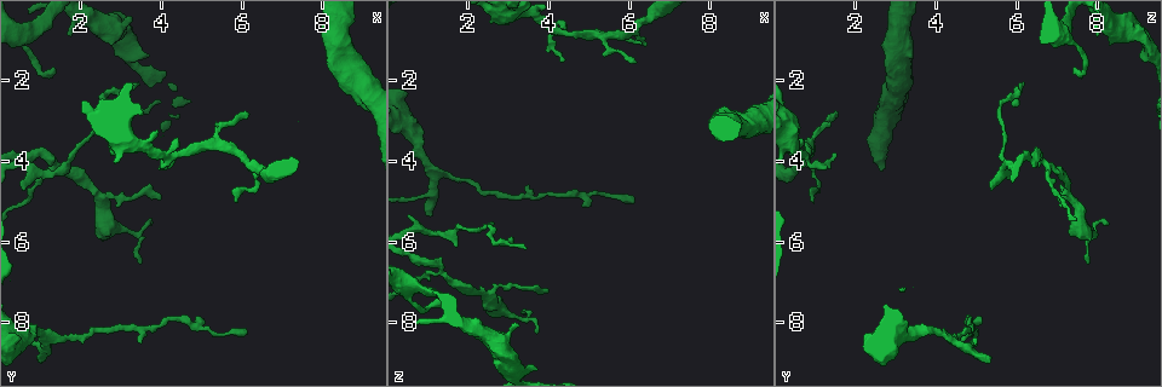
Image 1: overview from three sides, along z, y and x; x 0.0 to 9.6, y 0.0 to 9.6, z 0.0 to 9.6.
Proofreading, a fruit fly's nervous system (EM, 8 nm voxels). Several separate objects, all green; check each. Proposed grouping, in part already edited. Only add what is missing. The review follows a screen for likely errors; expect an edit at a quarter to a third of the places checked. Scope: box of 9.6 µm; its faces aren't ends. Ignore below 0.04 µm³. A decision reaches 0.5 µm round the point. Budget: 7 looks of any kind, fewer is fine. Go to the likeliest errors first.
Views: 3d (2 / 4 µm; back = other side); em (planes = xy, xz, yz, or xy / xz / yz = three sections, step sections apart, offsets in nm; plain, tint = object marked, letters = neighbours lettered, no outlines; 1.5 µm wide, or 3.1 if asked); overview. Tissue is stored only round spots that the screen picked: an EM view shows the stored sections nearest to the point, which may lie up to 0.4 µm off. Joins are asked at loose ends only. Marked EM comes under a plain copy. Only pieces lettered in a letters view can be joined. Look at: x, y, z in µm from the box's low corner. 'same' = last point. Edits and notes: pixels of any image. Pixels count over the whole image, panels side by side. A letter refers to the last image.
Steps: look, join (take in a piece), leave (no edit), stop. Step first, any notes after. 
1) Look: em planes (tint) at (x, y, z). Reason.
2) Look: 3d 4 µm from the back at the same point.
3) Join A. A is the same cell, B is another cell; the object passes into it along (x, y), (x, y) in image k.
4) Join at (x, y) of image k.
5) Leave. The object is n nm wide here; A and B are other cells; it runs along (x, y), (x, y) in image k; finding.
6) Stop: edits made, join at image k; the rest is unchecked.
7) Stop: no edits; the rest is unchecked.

Look: em planes (letters) at (1.00, 8.95, 5.30). Branch stops here.

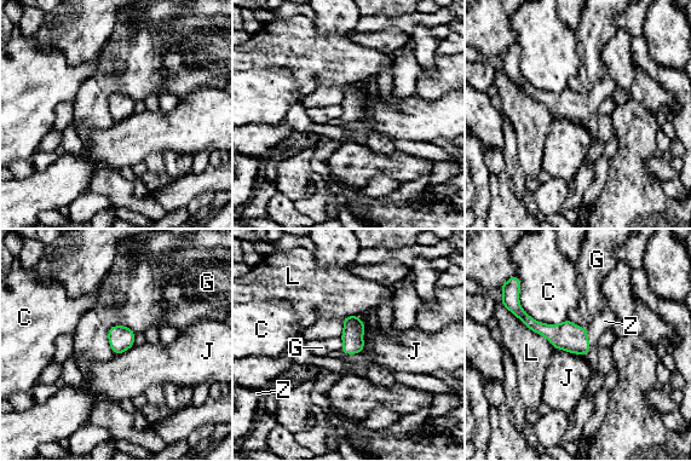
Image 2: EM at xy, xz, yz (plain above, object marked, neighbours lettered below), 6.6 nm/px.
Join Z. Z is the same cell, C, G, J and L are other cells; the object passes into it along (568, 336), (587, 336), (604, 321) in image 2; the neuron continues.

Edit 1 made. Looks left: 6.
Look: overview. Redraw.

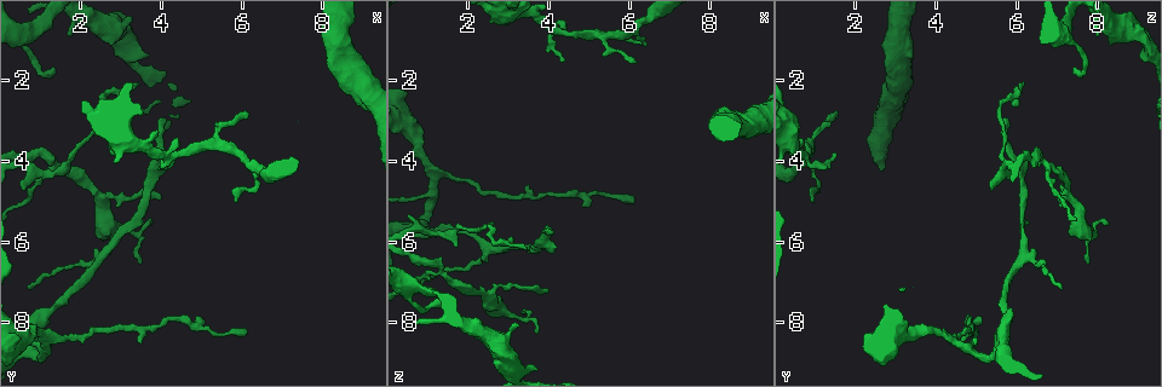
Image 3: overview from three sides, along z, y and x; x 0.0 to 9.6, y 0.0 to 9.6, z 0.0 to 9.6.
Look: em xy step 8 (letters) at (6.20, 2.80, 1.50). Free end.

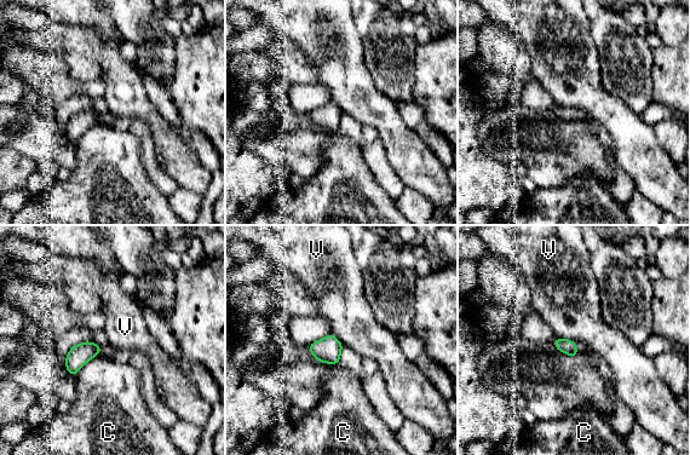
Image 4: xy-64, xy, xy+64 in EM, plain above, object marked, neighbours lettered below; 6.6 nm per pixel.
Leave. C and V are other cells; none of them fits.

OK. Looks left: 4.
Look: em yz step 4 (tint) at (5.80, 4.95, 1.00). Branch stops here.

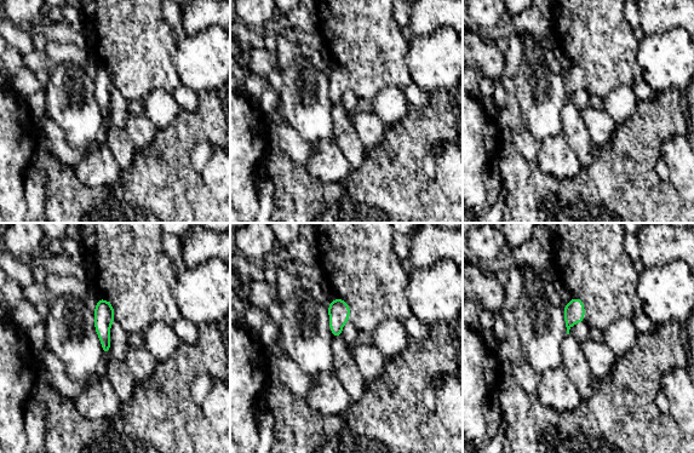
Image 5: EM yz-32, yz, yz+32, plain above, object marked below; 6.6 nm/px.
Look: em planes (letters) at the same point.

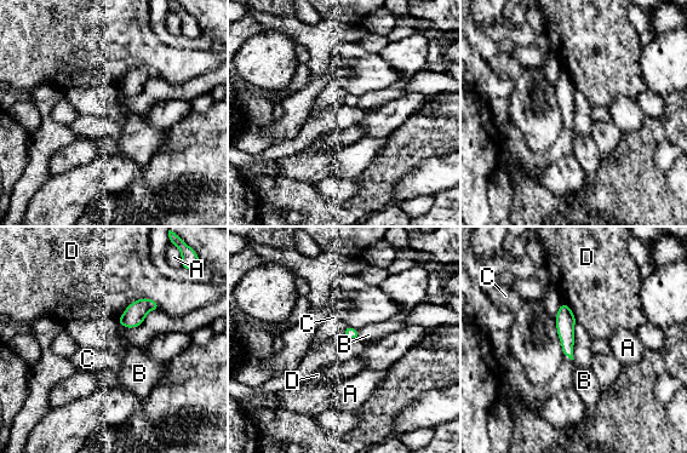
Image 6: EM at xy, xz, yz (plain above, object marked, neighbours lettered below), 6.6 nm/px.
Leave. A, B, C and D are other cells; a border runs along (347, 326), (343, 334) in image 6; none of them fits.

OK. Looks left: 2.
Stop: edits made, join at image 2; the rest is unchecked.

